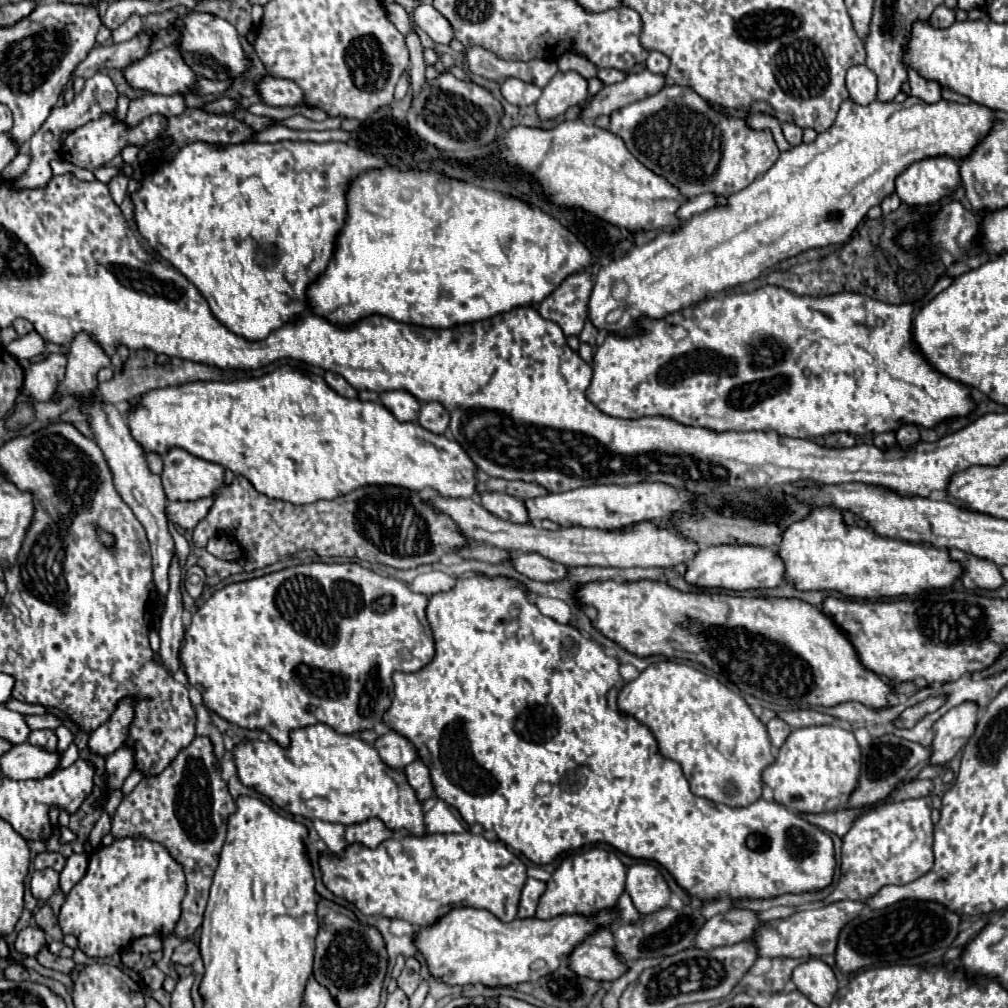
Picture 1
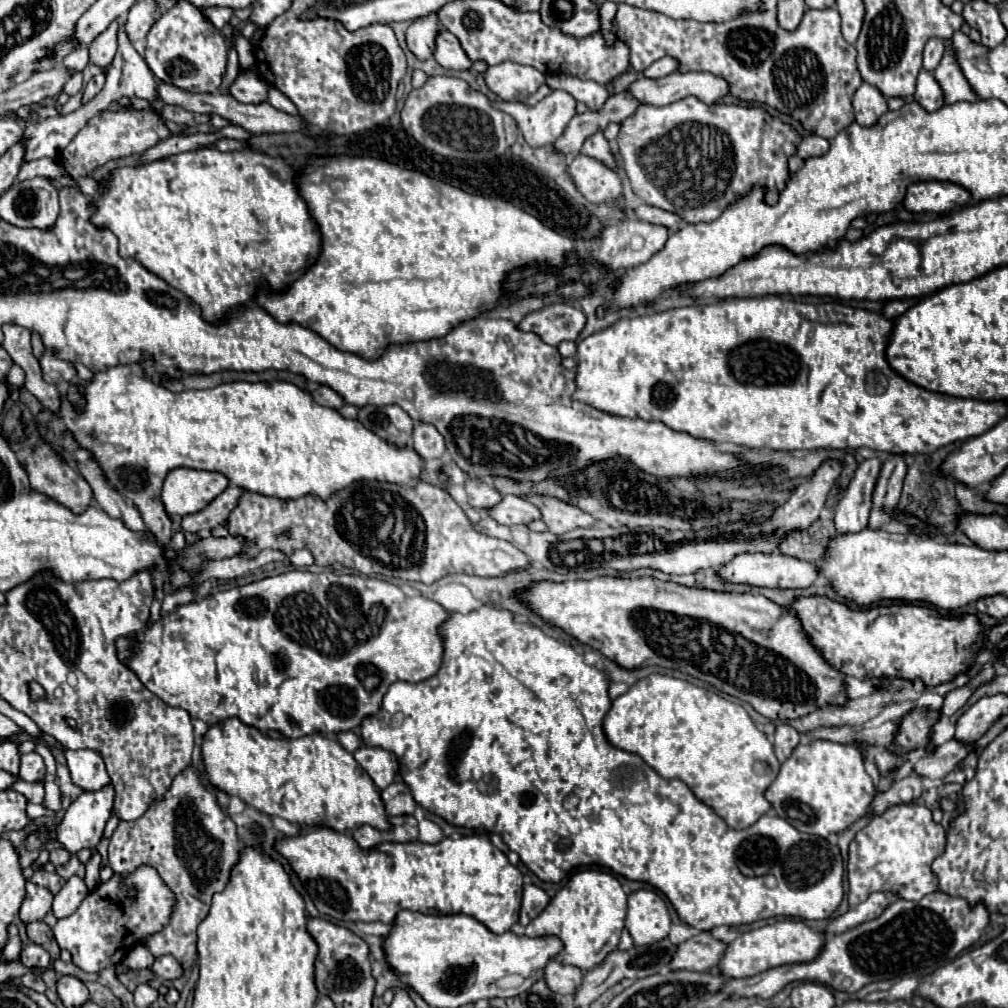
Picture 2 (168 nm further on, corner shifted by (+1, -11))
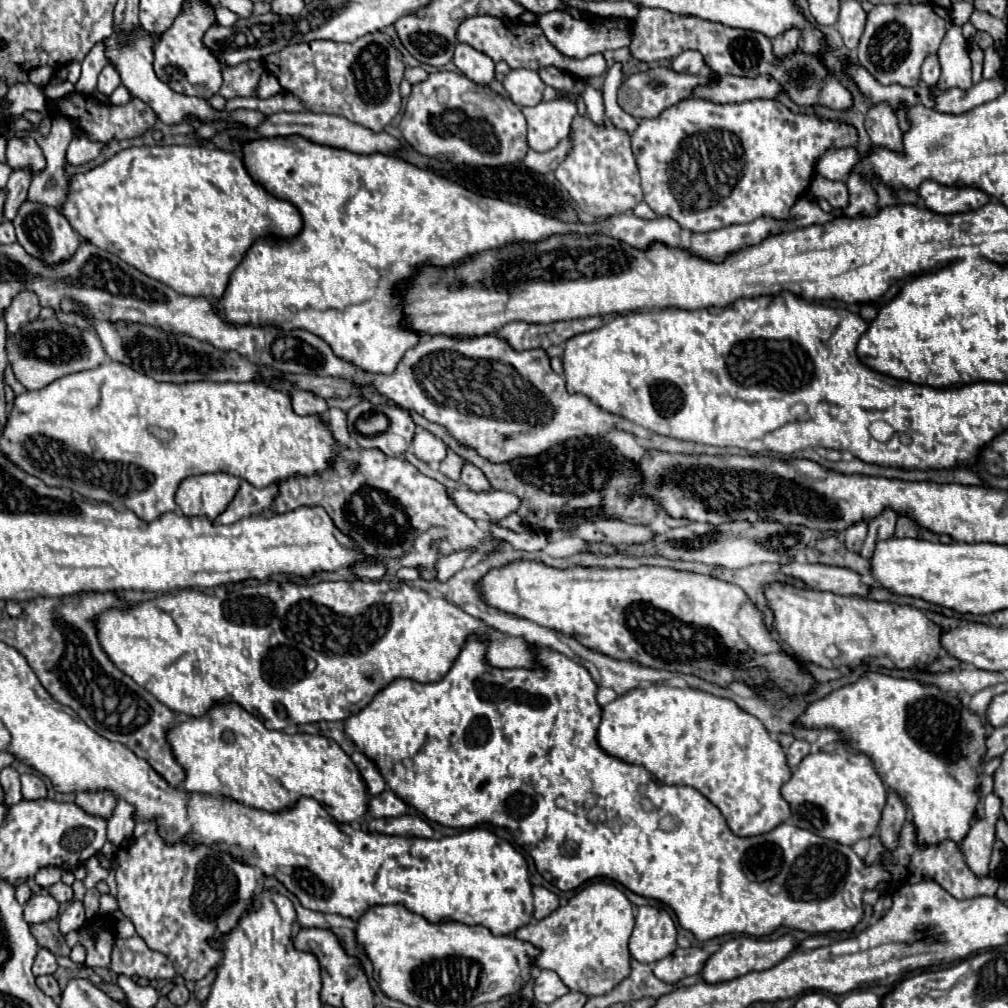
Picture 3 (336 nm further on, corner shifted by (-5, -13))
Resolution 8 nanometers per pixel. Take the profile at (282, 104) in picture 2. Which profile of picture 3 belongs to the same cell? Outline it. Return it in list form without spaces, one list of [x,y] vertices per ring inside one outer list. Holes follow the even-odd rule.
[[[265,72],[265,74],[261,76],[259,88],[257,88],[257,96],[259,96],[259,98],[269,98],[269,96],[275,96],[275,94],[279,94],[279,92],[281,92],[281,86],[279,86],[277,78],[275,78],[273,74]]]

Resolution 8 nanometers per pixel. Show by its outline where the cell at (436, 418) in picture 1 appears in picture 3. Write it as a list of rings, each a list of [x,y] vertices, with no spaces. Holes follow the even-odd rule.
[[[419,430],[413,440],[413,454],[423,462],[441,462],[445,460],[447,446],[441,438],[427,430]]]

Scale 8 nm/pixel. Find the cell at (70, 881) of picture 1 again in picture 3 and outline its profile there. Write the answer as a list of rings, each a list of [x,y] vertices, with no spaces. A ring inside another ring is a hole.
[[[71,900],[69,906],[65,908],[65,912],[59,916],[59,928],[61,934],[67,934],[71,930],[77,930],[85,924],[85,906],[79,900]]]

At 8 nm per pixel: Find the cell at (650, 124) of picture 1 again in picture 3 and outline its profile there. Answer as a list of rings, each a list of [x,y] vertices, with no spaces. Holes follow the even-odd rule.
[[[687,98],[663,110],[657,118],[641,120],[631,134],[633,154],[641,174],[643,200],[659,214],[673,218],[691,232],[711,232],[729,224],[743,224],[761,216],[787,218],[791,206],[811,184],[815,160],[827,148],[855,146],[853,126],[821,122],[815,116],[793,114],[777,100],[749,100],[735,104],[713,104]]]

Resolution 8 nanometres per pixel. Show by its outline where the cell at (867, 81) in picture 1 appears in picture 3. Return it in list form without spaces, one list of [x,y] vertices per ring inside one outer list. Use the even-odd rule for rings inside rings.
[[[887,102],[871,104],[865,116],[865,130],[873,144],[901,150],[901,128],[895,112]]]

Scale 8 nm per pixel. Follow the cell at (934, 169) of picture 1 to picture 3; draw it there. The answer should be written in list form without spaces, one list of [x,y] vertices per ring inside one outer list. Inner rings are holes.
[[[931,180],[919,186],[919,196],[923,198],[925,206],[937,214],[971,212],[989,202],[989,196],[977,188],[949,188]]]

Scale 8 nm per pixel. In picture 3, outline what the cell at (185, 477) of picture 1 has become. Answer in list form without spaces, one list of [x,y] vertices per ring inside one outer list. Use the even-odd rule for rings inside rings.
[[[225,472],[189,476],[179,484],[175,502],[189,518],[215,518],[233,500],[235,492],[239,490],[239,482],[241,480],[237,476]]]

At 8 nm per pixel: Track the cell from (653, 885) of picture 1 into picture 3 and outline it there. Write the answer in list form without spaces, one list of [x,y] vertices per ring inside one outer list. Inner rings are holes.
[[[639,906],[629,940],[631,956],[643,964],[657,962],[677,948],[677,930],[665,908]]]

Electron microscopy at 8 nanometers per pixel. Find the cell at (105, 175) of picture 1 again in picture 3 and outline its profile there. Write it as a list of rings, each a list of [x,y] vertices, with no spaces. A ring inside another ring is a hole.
[[[29,136],[25,138],[9,138],[7,140],[7,164],[11,168],[21,168],[21,166],[33,166],[33,170],[41,172],[45,168],[45,156],[37,142]]]

